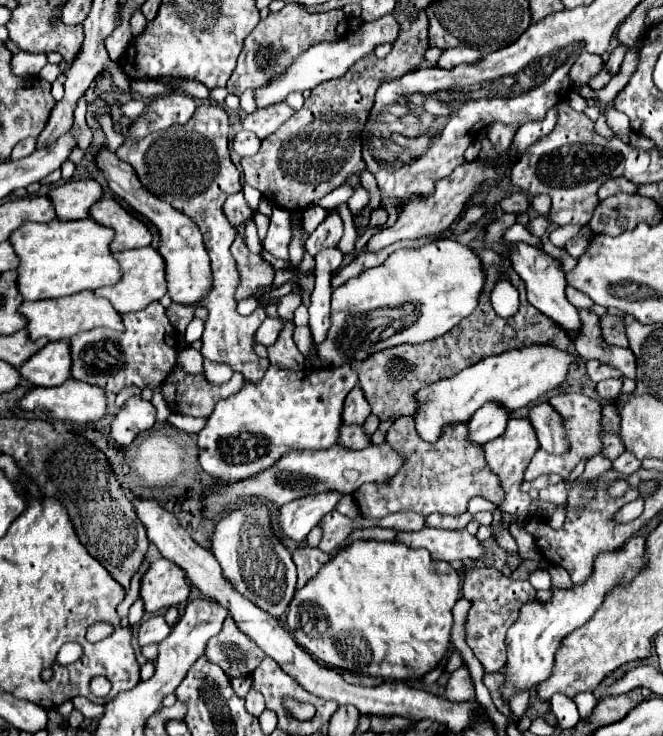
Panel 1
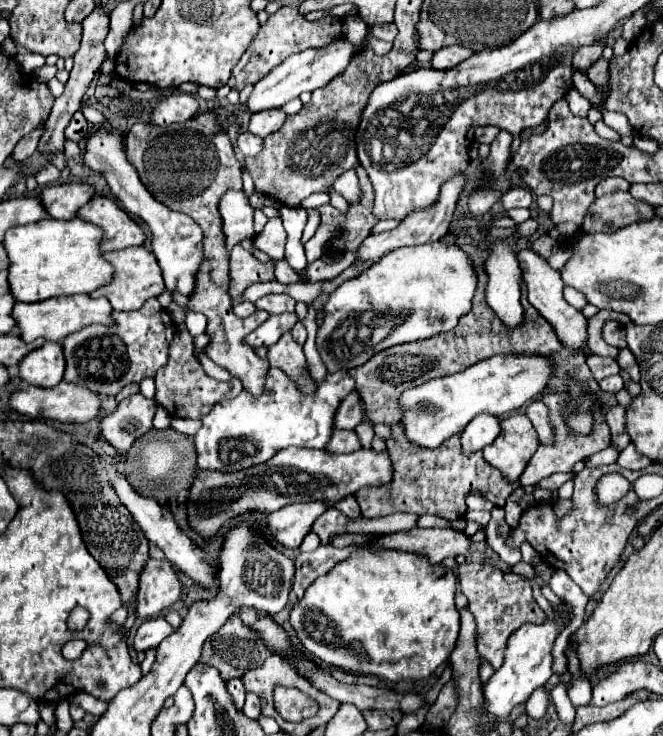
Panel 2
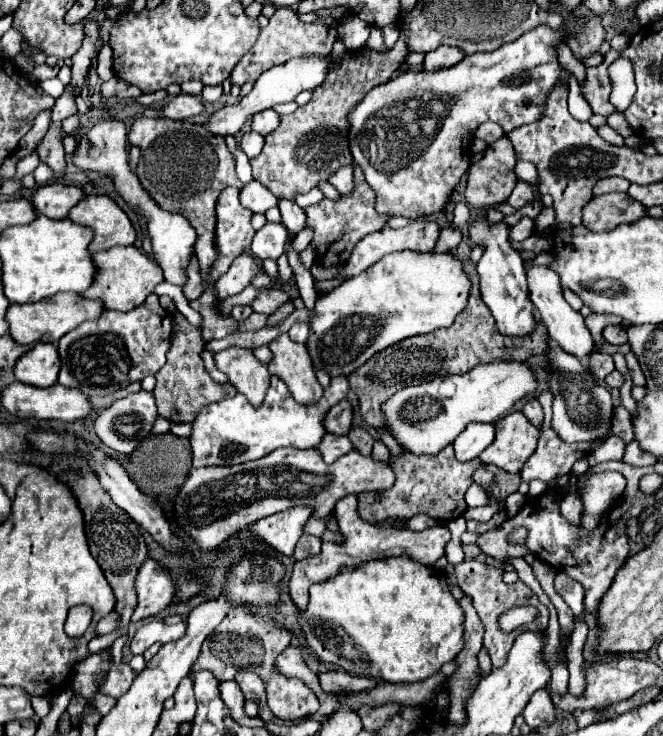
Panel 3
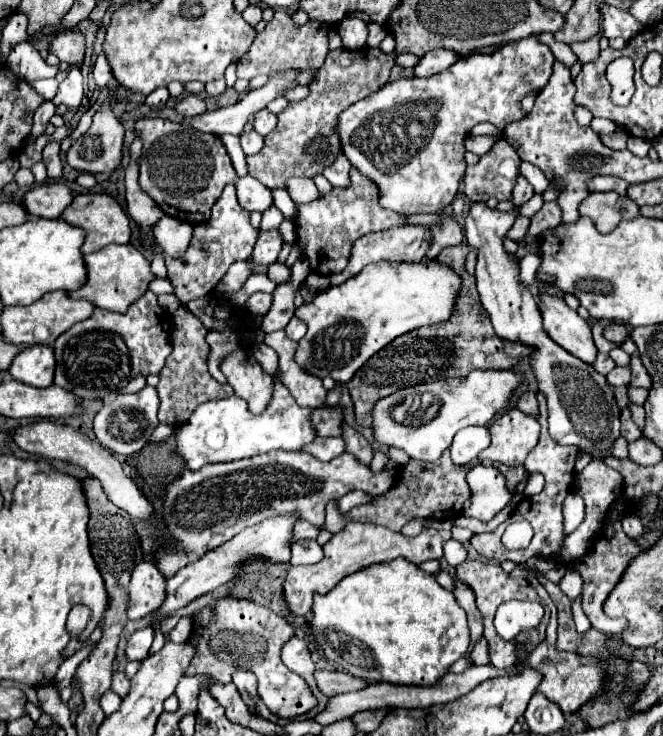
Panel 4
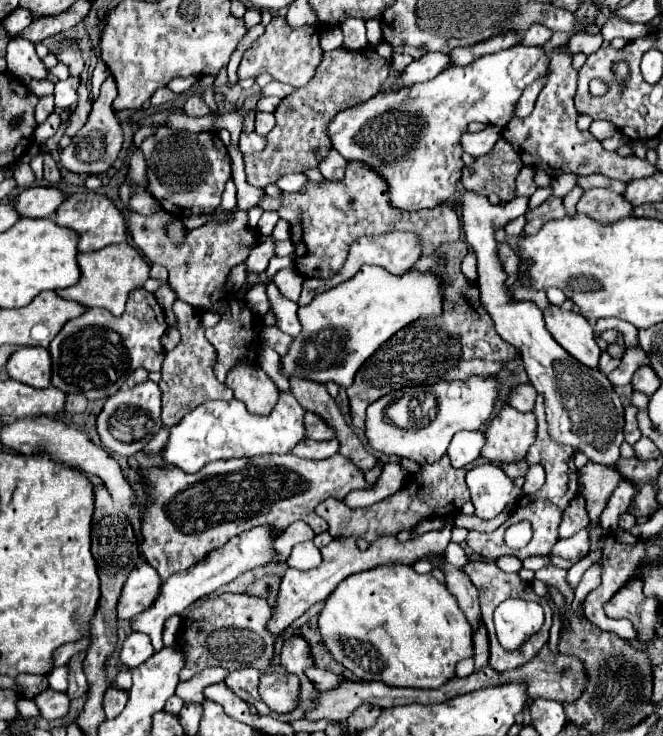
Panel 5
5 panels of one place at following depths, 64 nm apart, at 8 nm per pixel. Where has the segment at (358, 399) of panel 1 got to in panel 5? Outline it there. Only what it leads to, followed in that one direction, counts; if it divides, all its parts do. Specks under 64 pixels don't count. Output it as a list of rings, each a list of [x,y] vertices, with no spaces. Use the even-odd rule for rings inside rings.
[[[306,412],[304,424],[308,428],[308,438],[312,440],[332,440],[336,438],[336,430],[326,424],[326,420],[314,412]]]

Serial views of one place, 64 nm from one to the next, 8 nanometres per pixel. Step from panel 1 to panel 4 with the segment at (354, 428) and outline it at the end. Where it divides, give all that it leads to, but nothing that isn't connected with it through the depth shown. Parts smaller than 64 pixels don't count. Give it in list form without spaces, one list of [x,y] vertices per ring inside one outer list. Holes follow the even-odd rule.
[[[316,438],[312,444],[308,444],[308,448],[302,448],[302,450],[310,452],[322,462],[330,462],[336,456],[346,452],[346,442],[342,438]]]

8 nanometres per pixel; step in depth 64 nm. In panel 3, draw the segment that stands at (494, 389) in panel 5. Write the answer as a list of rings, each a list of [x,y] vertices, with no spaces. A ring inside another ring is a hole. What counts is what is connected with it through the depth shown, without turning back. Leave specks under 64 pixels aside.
[[[494,360],[494,362],[488,362],[488,364],[478,364],[466,374],[442,376],[442,378],[434,378],[430,382],[422,382],[418,386],[402,388],[400,392],[396,392],[392,396],[392,400],[384,402],[384,414],[388,416],[388,426],[390,426],[392,436],[406,450],[416,452],[416,454],[436,454],[442,448],[446,448],[450,442],[454,442],[456,436],[460,432],[464,432],[464,428],[470,422],[496,422],[500,418],[504,418],[516,402],[520,402],[528,394],[536,392],[536,388],[538,388],[536,374],[526,362]]]

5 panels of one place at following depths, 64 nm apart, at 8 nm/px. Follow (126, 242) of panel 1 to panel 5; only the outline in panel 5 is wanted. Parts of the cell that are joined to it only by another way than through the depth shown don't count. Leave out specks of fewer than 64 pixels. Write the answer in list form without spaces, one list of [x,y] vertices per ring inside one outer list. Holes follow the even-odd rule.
[[[84,192],[84,194],[70,196],[56,210],[54,222],[78,232],[78,236],[80,236],[78,250],[80,252],[94,252],[94,250],[100,250],[108,244],[126,242],[126,238],[128,238],[128,228],[126,228],[126,220],[124,220],[122,212],[116,208],[116,204],[110,198],[106,198],[102,194],[94,194],[94,192]]]

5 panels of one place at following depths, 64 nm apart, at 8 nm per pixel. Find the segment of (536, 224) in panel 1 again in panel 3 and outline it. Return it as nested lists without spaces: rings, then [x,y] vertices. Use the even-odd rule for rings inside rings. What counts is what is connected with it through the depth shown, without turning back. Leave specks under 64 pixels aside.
[[[522,218],[516,226],[510,228],[510,240],[516,240],[516,242],[522,242],[532,234],[534,234],[534,220],[532,218]]]

